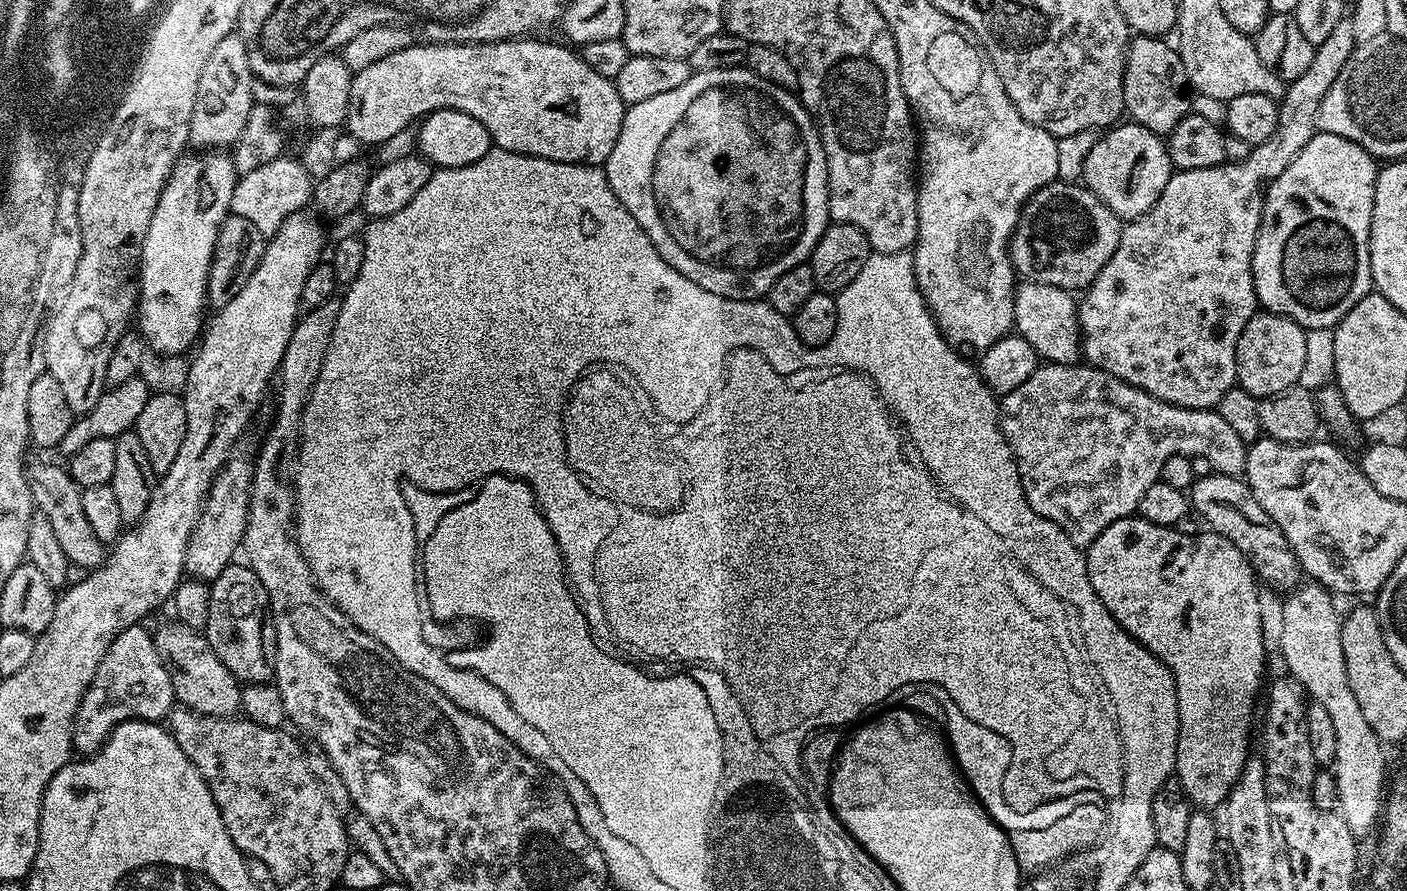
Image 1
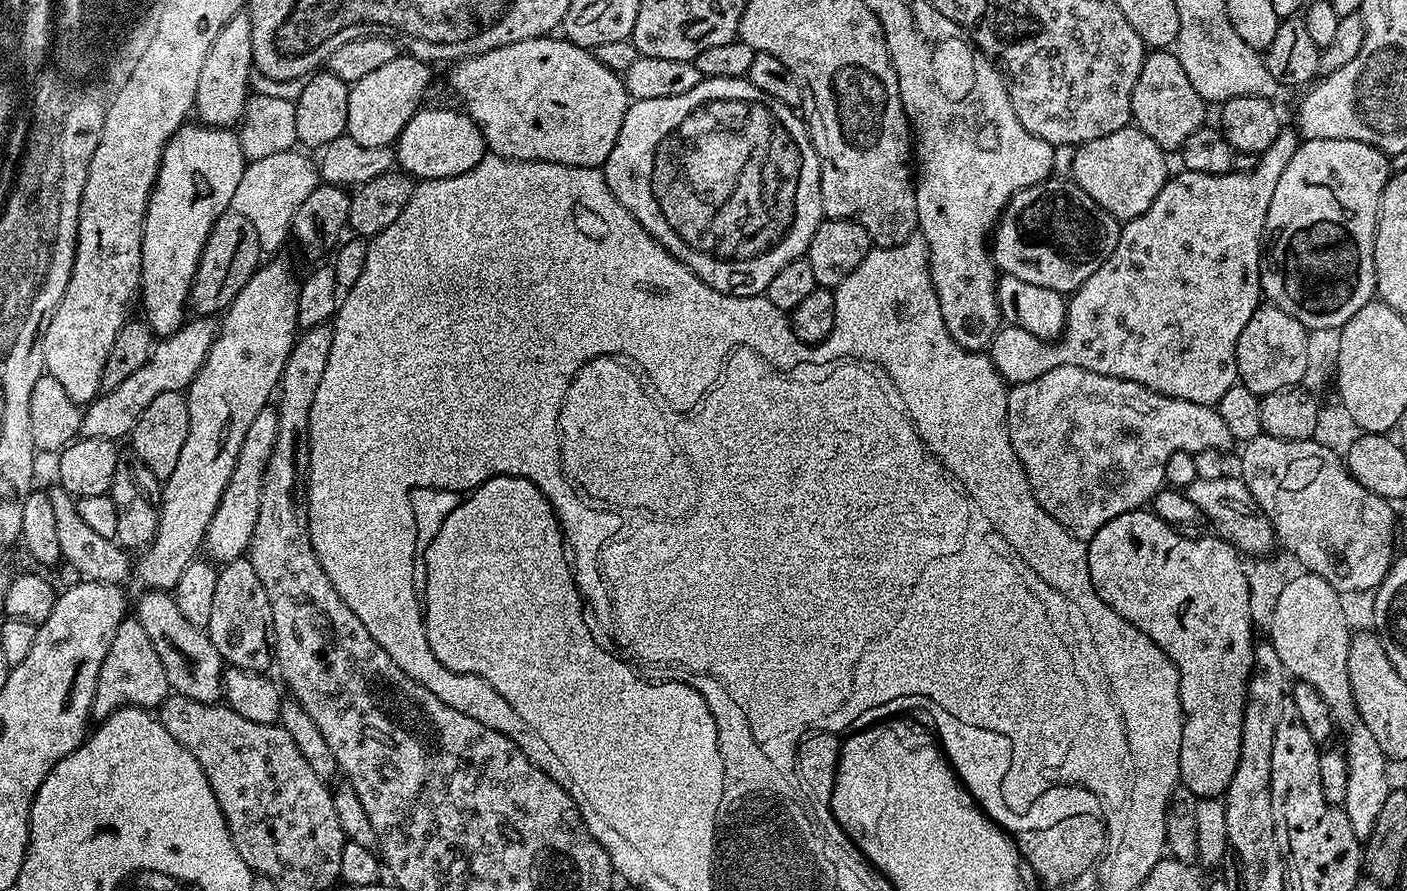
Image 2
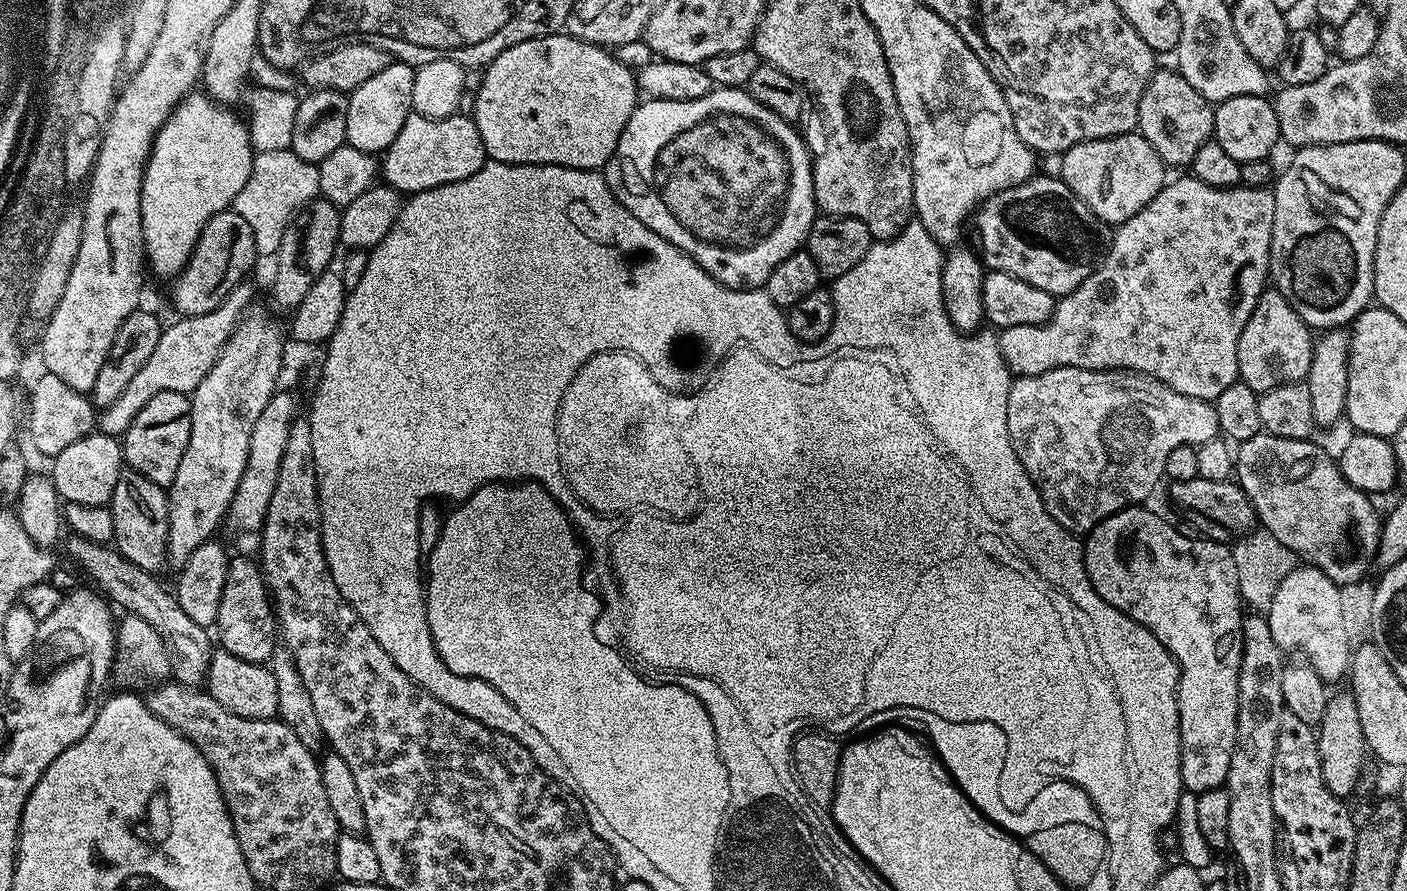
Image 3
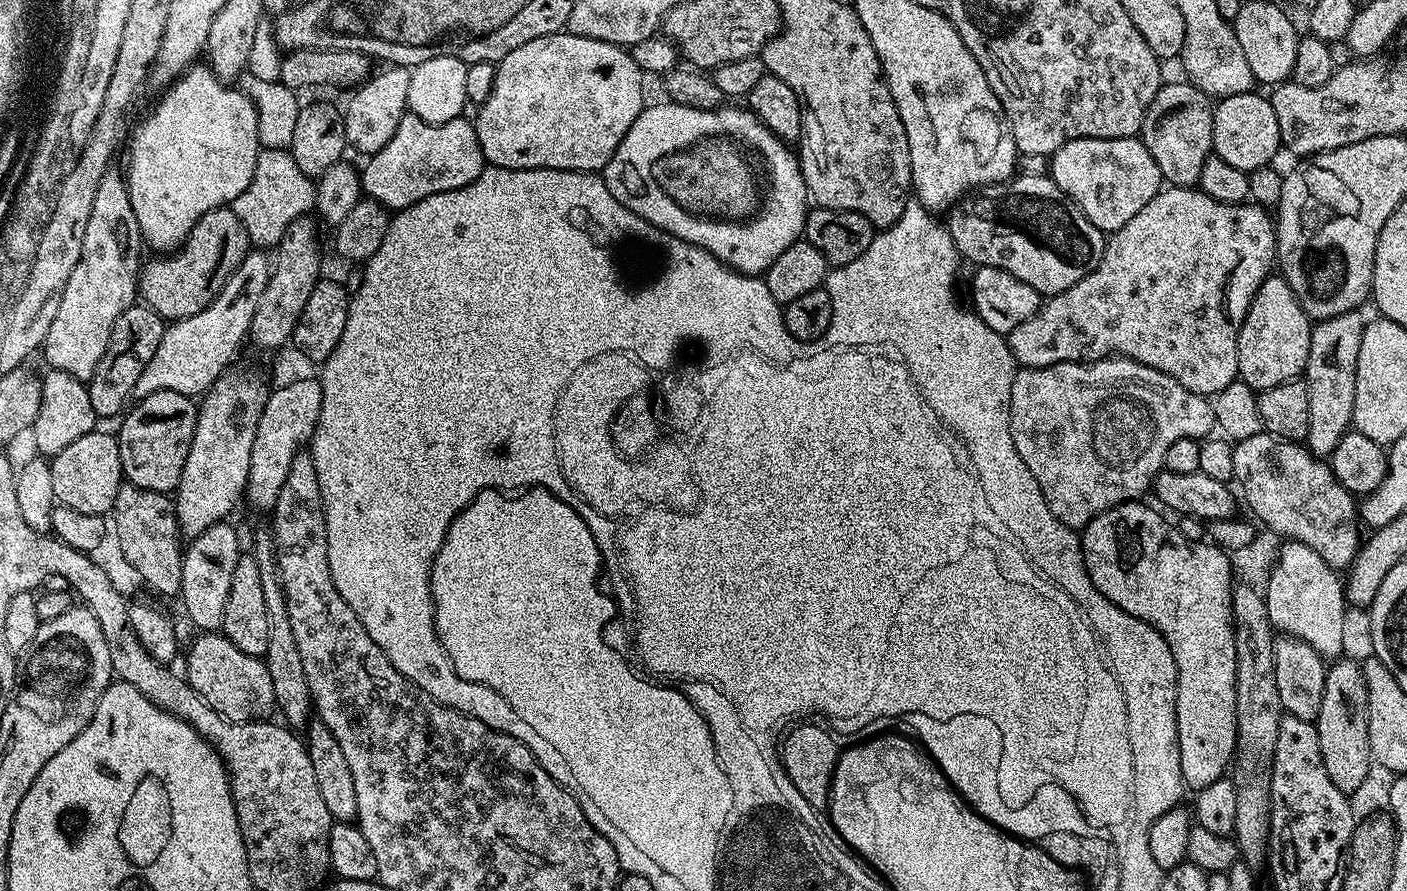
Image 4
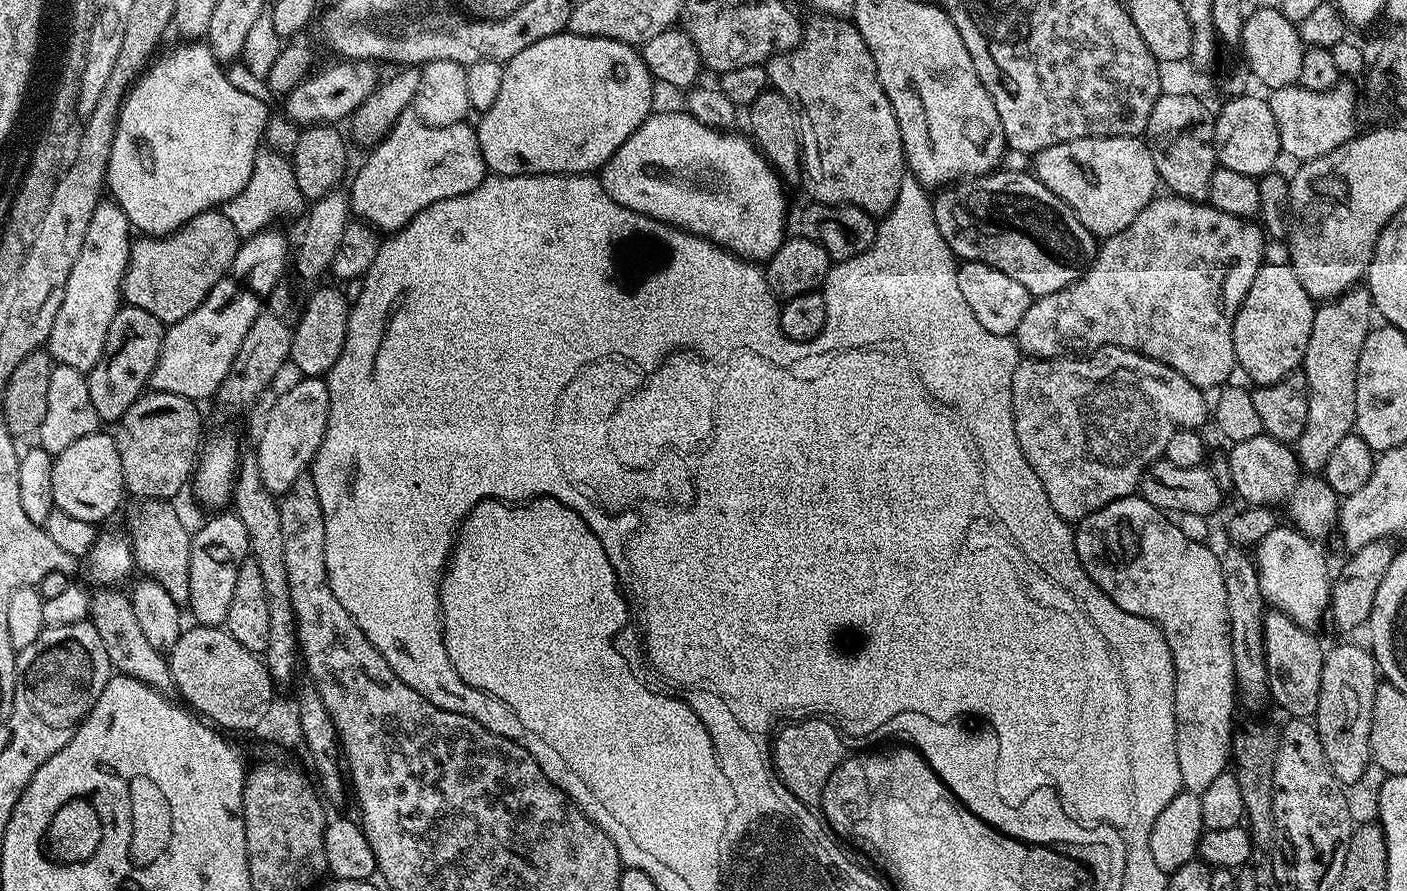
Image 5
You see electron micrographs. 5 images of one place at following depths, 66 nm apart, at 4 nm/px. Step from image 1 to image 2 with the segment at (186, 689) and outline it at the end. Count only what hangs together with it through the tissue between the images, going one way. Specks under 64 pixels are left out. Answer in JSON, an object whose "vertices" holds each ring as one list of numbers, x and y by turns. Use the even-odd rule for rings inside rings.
{"vertices":[[147,589,142,594,137,604,135,601,134,614,149,635,158,658,162,659,169,689,175,695,194,701,217,703,223,693,224,663,207,631,186,620,171,593,163,589]]}

